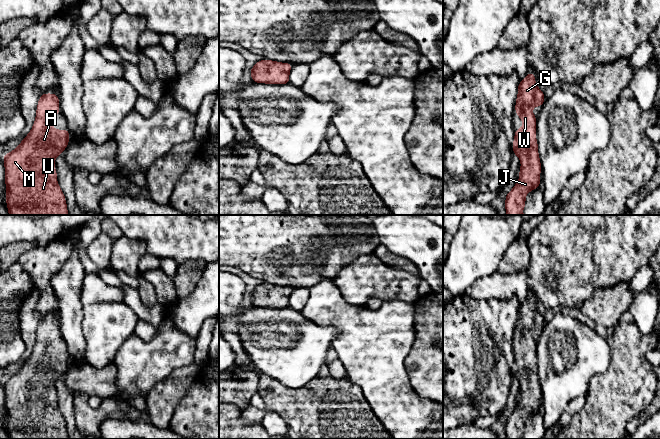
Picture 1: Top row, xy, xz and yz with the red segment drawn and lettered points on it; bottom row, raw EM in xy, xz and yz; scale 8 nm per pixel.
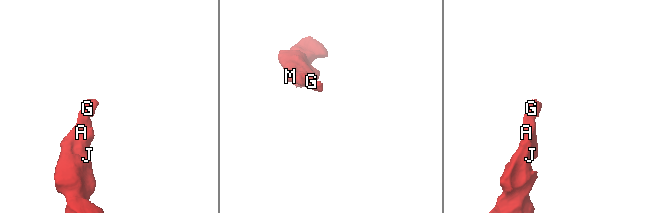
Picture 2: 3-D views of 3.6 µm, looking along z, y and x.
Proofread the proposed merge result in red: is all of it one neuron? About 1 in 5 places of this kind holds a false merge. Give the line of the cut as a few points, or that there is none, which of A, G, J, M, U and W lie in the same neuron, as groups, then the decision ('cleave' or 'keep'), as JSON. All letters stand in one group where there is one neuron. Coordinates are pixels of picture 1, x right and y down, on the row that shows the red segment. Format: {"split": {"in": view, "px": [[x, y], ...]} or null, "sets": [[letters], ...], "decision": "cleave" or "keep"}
{"split": null, "sets": [["A", "G", "J", "M", "U", "W"]], "decision": "keep"}

